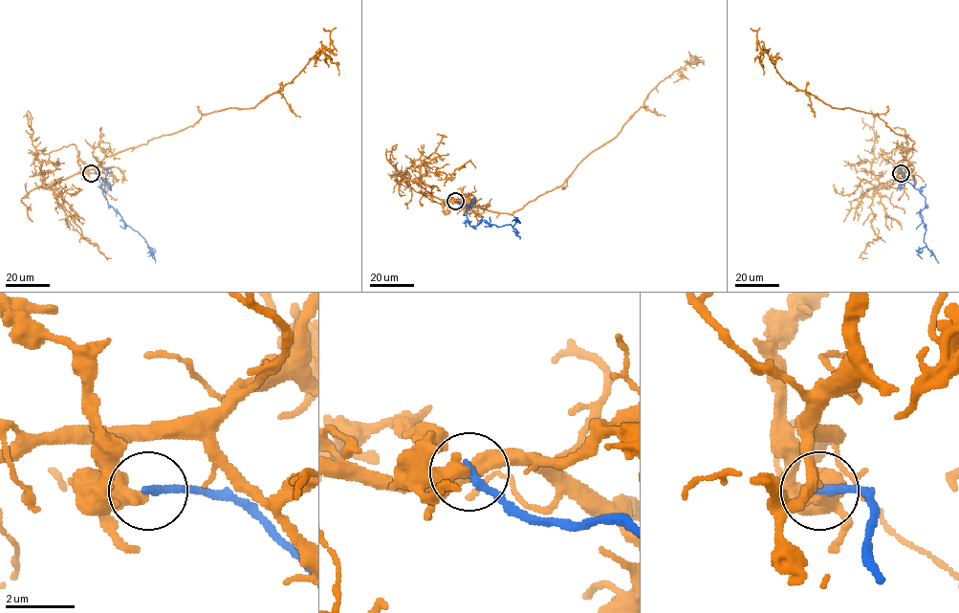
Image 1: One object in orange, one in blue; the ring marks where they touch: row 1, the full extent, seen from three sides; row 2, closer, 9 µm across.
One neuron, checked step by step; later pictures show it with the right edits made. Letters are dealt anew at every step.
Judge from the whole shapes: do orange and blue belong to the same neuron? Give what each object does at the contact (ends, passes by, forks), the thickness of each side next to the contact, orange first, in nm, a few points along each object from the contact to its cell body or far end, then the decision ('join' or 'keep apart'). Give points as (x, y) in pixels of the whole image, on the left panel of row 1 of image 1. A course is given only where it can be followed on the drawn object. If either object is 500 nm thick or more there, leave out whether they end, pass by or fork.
orange ends there; blue ends there; 440 nm thick on the orange side, 280 nm on the other; orange runs (90, 173), (106, 157), (192, 126), (203, 115), (253, 108), (329, 47), (330, 32), (324, 28); blue runs (90, 173), (96, 173), (102, 181), (102, 194), (107, 204), (145, 240), (155, 262); keep apart

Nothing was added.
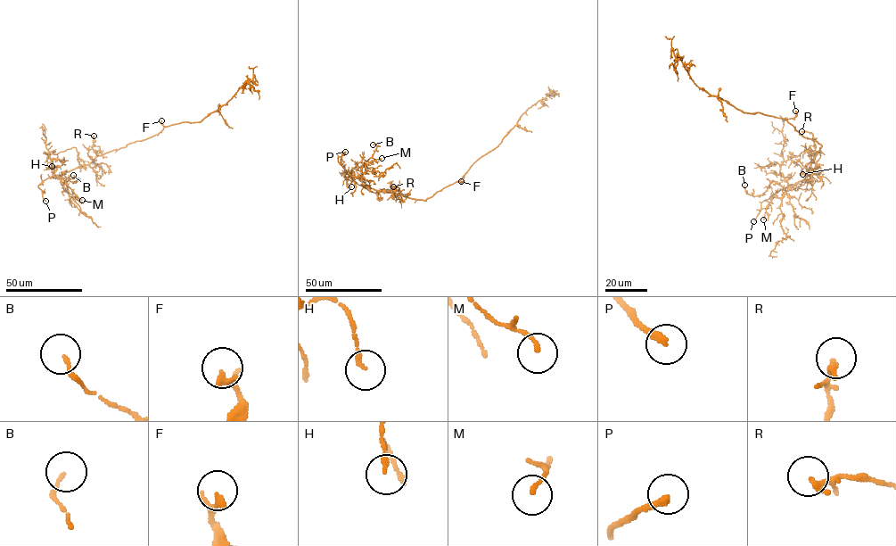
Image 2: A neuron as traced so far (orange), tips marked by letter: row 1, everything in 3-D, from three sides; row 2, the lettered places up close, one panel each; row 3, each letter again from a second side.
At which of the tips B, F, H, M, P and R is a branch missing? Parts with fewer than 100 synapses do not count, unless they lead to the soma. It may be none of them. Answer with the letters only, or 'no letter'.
P

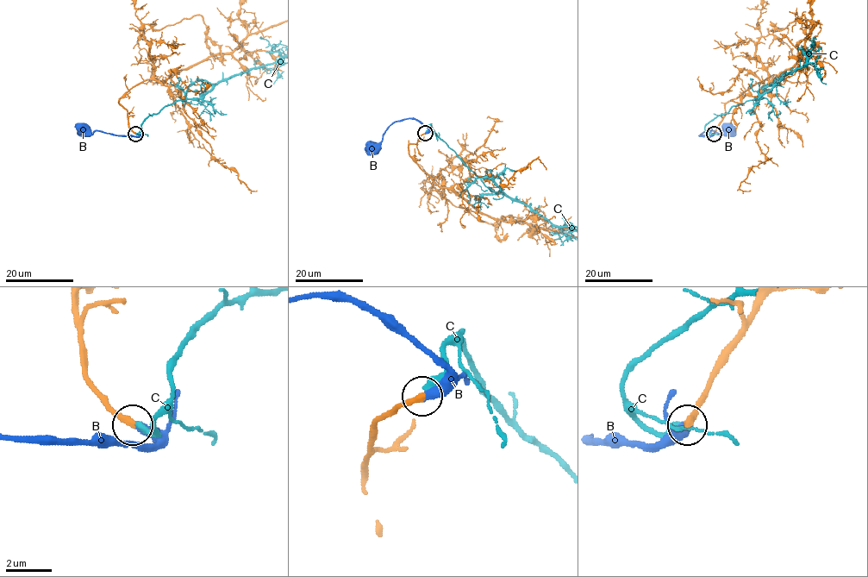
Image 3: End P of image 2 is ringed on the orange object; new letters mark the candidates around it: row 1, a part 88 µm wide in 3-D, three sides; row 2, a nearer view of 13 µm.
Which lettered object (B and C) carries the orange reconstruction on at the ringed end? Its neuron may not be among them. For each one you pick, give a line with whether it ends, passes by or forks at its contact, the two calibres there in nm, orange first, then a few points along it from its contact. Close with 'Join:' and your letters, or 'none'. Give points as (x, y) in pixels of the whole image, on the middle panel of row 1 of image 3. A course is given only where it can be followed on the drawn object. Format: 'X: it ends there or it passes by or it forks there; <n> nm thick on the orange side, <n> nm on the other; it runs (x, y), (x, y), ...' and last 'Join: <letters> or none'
B: it ends there; 280 nm thick on the orange side, 380 nm on the other; it runs (425, 133), (427, 128), (415, 119), (396, 121), (385, 130), (382, 141), (371, 148)
Join: B

